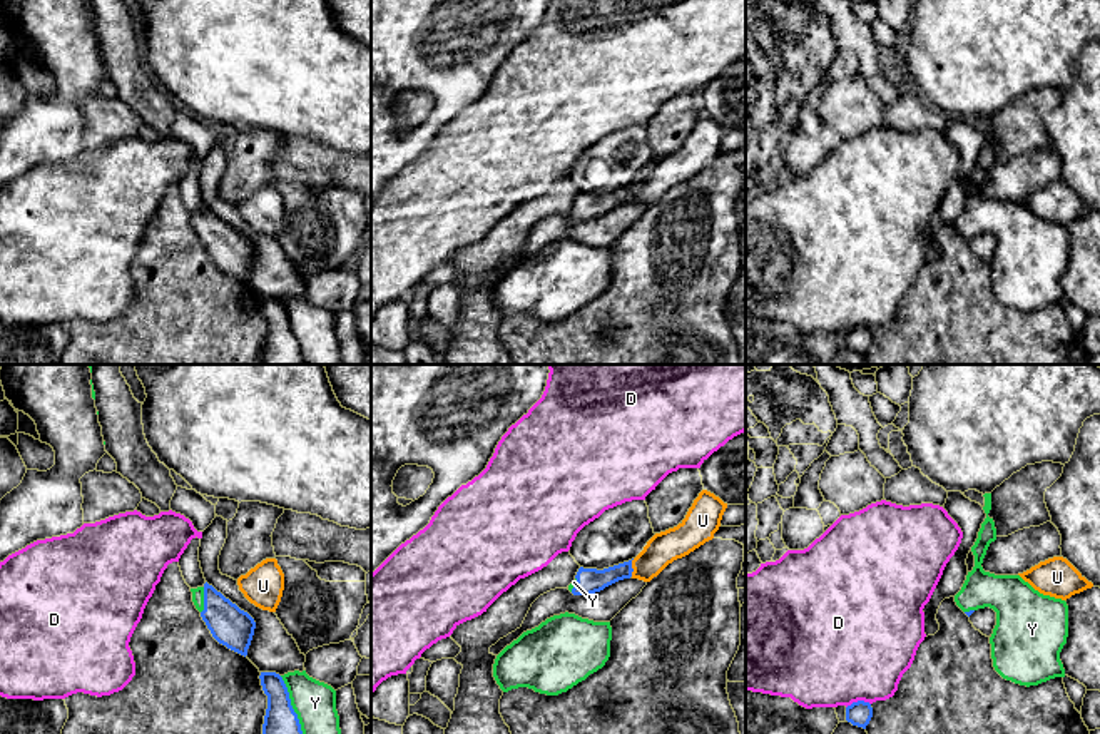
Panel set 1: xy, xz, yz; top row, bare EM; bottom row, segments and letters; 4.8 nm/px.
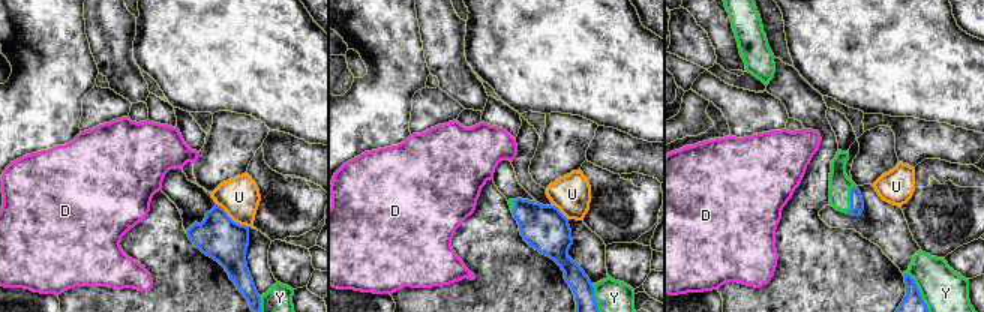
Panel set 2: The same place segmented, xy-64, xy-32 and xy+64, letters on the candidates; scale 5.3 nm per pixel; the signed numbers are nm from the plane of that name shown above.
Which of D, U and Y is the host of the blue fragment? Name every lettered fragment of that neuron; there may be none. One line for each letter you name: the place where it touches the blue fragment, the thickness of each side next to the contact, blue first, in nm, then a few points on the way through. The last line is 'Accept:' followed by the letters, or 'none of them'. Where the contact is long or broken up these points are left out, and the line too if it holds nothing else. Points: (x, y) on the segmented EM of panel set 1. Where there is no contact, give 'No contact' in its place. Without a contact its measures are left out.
Y: Touches blue at xy (290, 704). Thickness 150 nm (blue) against 200 nm
Accept: Y

